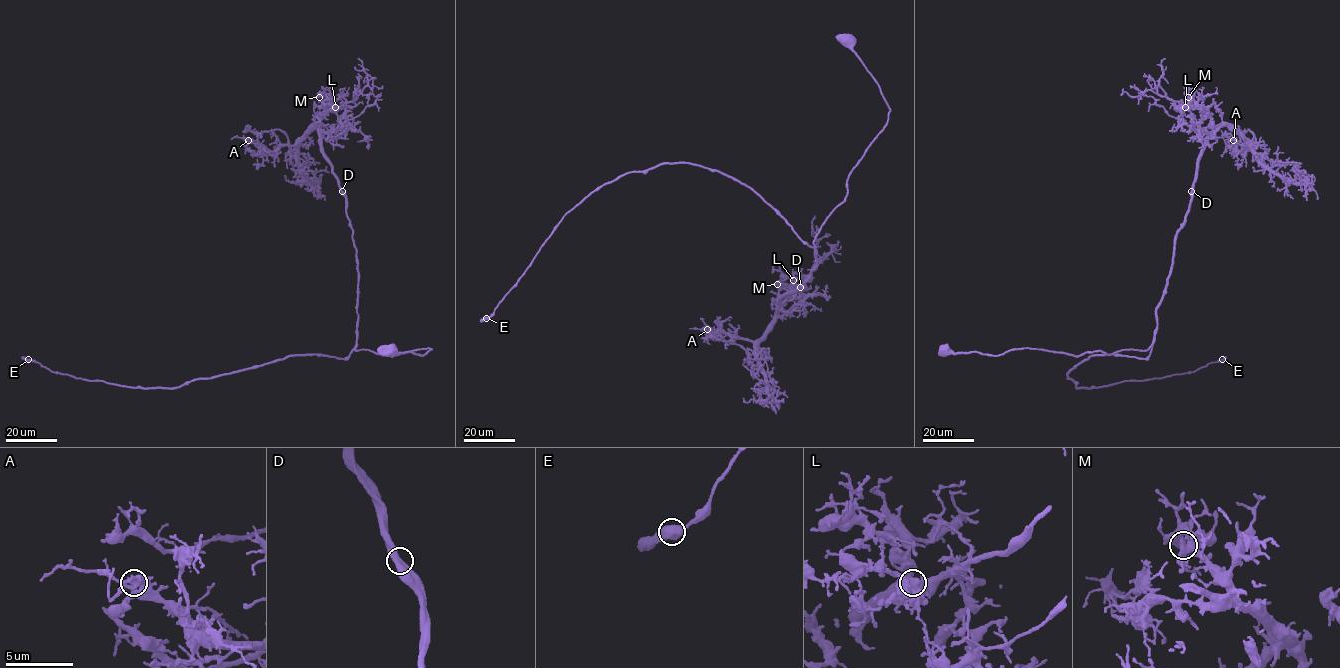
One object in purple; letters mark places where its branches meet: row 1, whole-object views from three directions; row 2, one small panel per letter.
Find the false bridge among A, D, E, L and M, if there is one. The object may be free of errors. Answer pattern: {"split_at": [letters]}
{"split_at": []}

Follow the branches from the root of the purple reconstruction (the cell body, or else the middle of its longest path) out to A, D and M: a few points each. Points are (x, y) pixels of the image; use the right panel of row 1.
A: (945, 350), (1146, 350), (1197, 159), (1219, 127), (1243, 138), (1241, 150), (1233, 140)
D: (945, 350), (993, 356), (1024, 348), (1074, 356), (1146, 350), (1192, 191)
M: (945, 350), (998, 356), (1031, 348), (1079, 356), (1148, 349), (1197, 159), (1213, 130), (1211, 118), (1188, 97)

